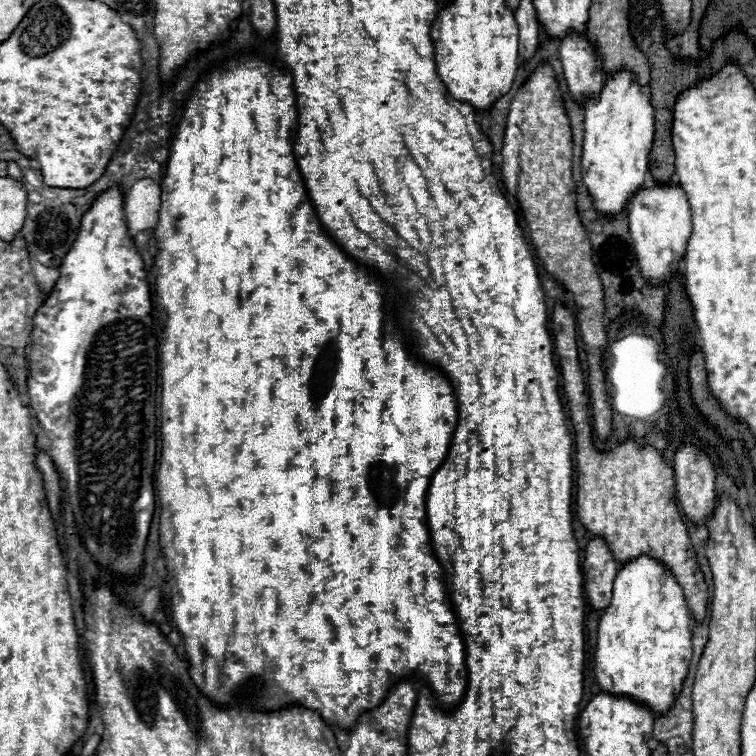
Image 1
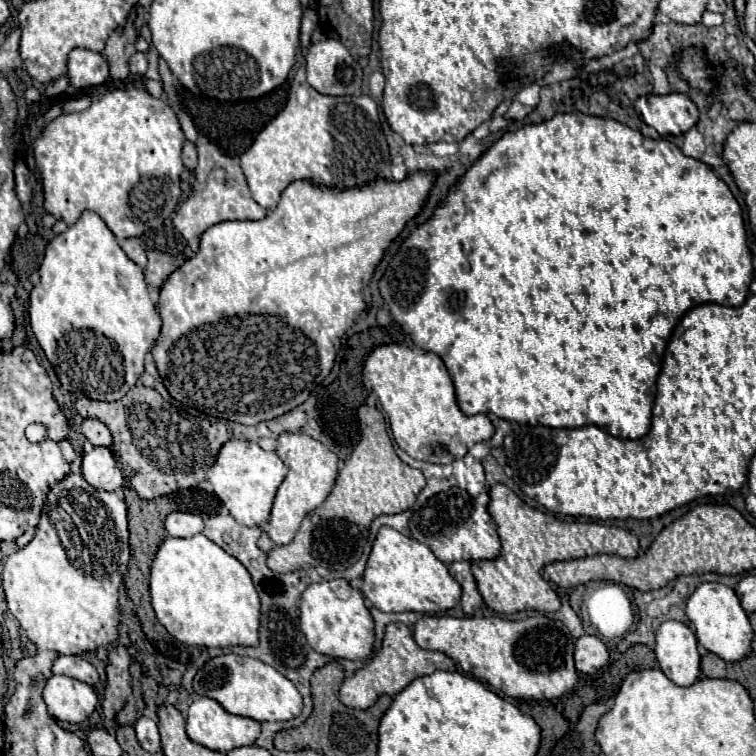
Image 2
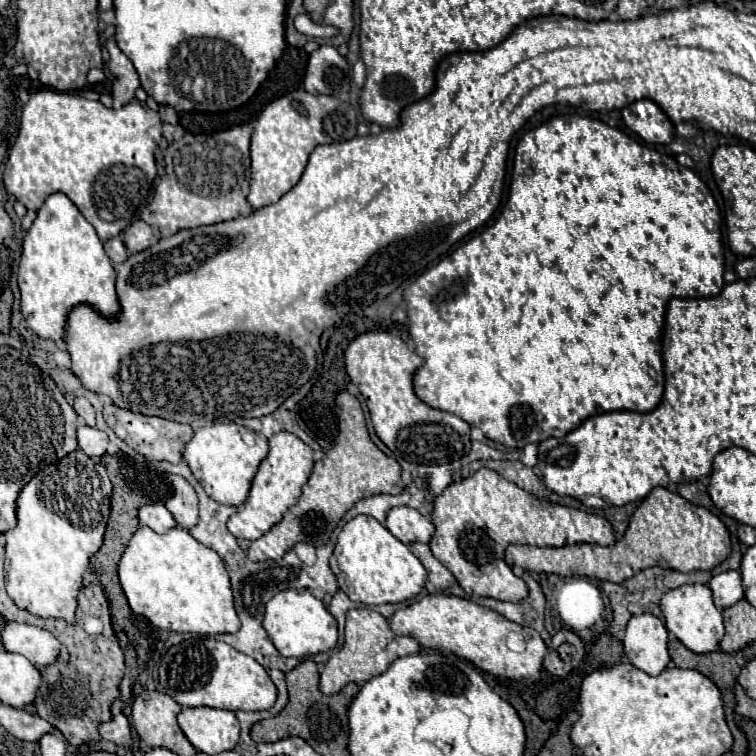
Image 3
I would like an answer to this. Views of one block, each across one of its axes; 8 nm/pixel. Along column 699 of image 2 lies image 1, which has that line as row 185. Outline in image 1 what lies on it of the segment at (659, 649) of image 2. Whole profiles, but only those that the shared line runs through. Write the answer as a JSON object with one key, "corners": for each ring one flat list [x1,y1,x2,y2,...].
{"corners":[[654,184,650,188,636,190,628,204,628,226,634,238,634,250,638,254,638,264,646,280,666,282,672,272,678,270,680,258,686,252,686,240,692,232,690,204,688,196,678,184]]}

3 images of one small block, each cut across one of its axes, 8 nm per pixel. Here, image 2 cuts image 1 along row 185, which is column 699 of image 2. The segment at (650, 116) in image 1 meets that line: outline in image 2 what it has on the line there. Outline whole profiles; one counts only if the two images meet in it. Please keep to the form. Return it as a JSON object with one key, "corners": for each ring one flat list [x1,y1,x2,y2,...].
{"corners":[[718,582,700,584,688,598,686,616,690,624,696,628,698,644,702,644,708,652,716,654,718,658,726,662,736,662,750,654,752,626,750,626,748,614,742,610,740,600,732,588]]}

